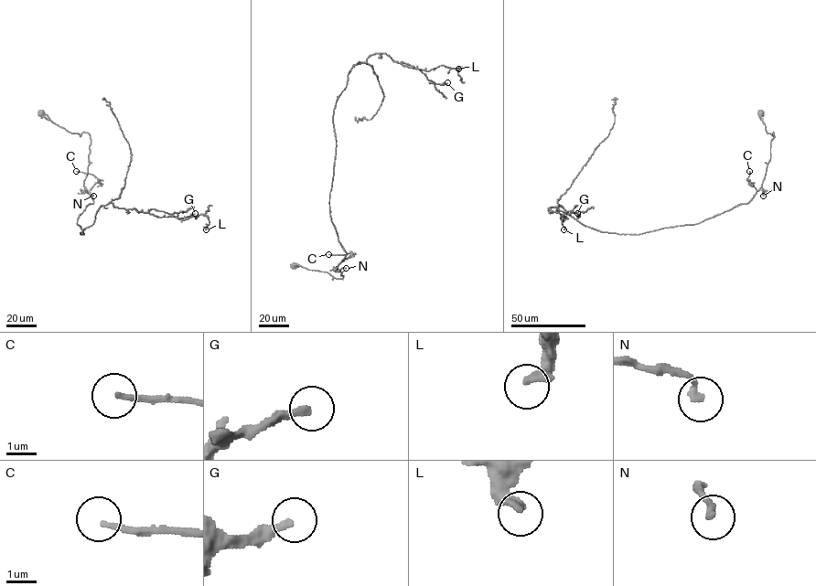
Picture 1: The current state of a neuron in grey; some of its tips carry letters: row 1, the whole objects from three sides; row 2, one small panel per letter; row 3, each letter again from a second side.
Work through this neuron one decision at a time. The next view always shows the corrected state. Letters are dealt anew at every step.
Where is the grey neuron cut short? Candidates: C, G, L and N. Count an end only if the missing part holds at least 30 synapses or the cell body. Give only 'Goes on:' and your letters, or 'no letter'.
Goes on: G

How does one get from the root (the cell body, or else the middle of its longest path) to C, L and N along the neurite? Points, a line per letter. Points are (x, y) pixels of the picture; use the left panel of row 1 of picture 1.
C: (41, 114), (71, 133), (90, 134), (89, 164), (83, 186), (89, 191), (98, 181), (92, 175), (76, 171)
L: (41, 114), (90, 135), (83, 186), (93, 203), (78, 218), (81, 234), (111, 203), (204, 214), (206, 229)
N: (41, 114), (71, 133), (90, 134), (89, 164), (82, 193), (93, 196)

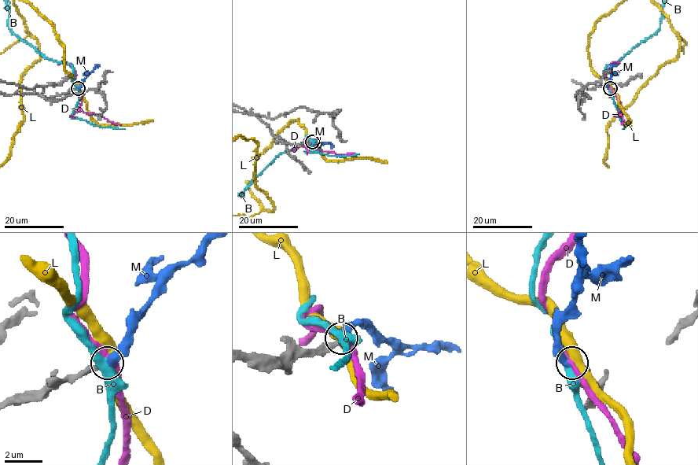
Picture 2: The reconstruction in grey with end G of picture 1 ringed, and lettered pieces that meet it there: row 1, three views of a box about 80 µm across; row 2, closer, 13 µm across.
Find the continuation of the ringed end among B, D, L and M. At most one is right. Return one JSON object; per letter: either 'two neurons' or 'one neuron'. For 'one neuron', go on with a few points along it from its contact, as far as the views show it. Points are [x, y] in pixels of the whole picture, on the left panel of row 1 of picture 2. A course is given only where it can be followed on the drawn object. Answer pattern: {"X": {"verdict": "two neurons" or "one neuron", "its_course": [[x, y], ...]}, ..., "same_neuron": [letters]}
{"B": {"verdict": "two neurons"}, "D": {"verdict": "two neurons"}, "L": {"verdict": "two neurons"}, "M": {"verdict": "one neuron", "its_course": [[78, 88], [97, 66], [96, 64]]}, "same_neuron": ["M"]}

